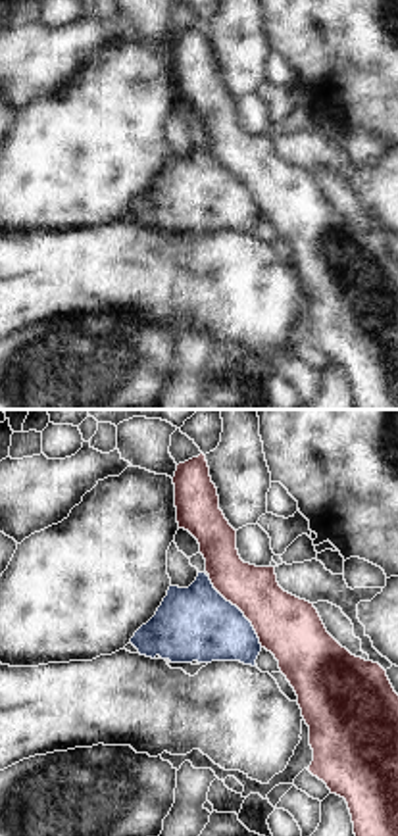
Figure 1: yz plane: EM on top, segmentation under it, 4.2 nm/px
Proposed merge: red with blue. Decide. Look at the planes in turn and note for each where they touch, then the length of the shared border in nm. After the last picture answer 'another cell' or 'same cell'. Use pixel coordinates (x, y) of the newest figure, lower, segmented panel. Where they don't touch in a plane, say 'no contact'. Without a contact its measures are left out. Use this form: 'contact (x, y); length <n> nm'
contact (241, 610); length 380 nm

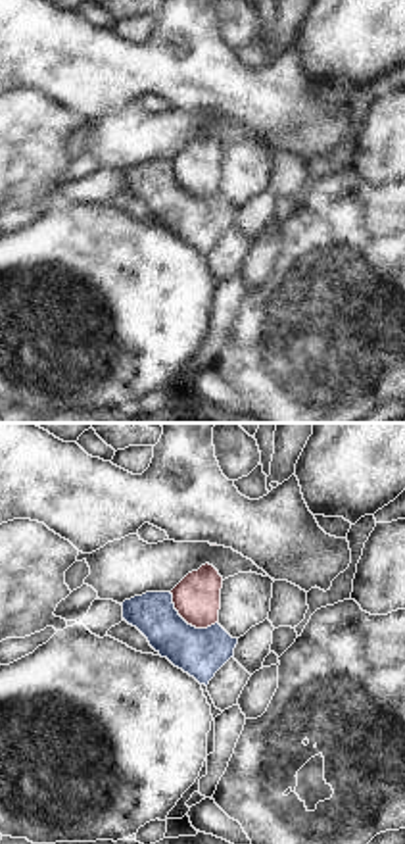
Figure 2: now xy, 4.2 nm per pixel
contact (189, 623); length 240 nm

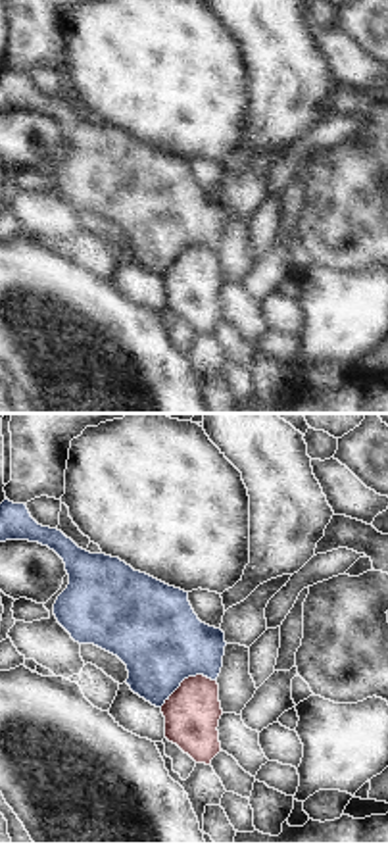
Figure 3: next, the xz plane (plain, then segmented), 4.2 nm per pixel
contact (189, 677); length 260 nm

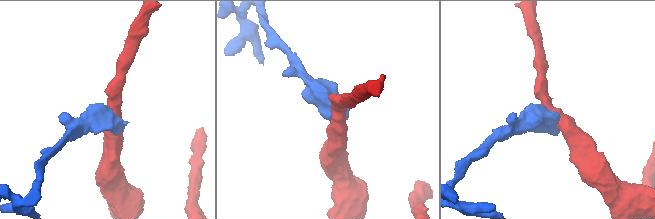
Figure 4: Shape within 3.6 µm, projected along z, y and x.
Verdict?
another cell

